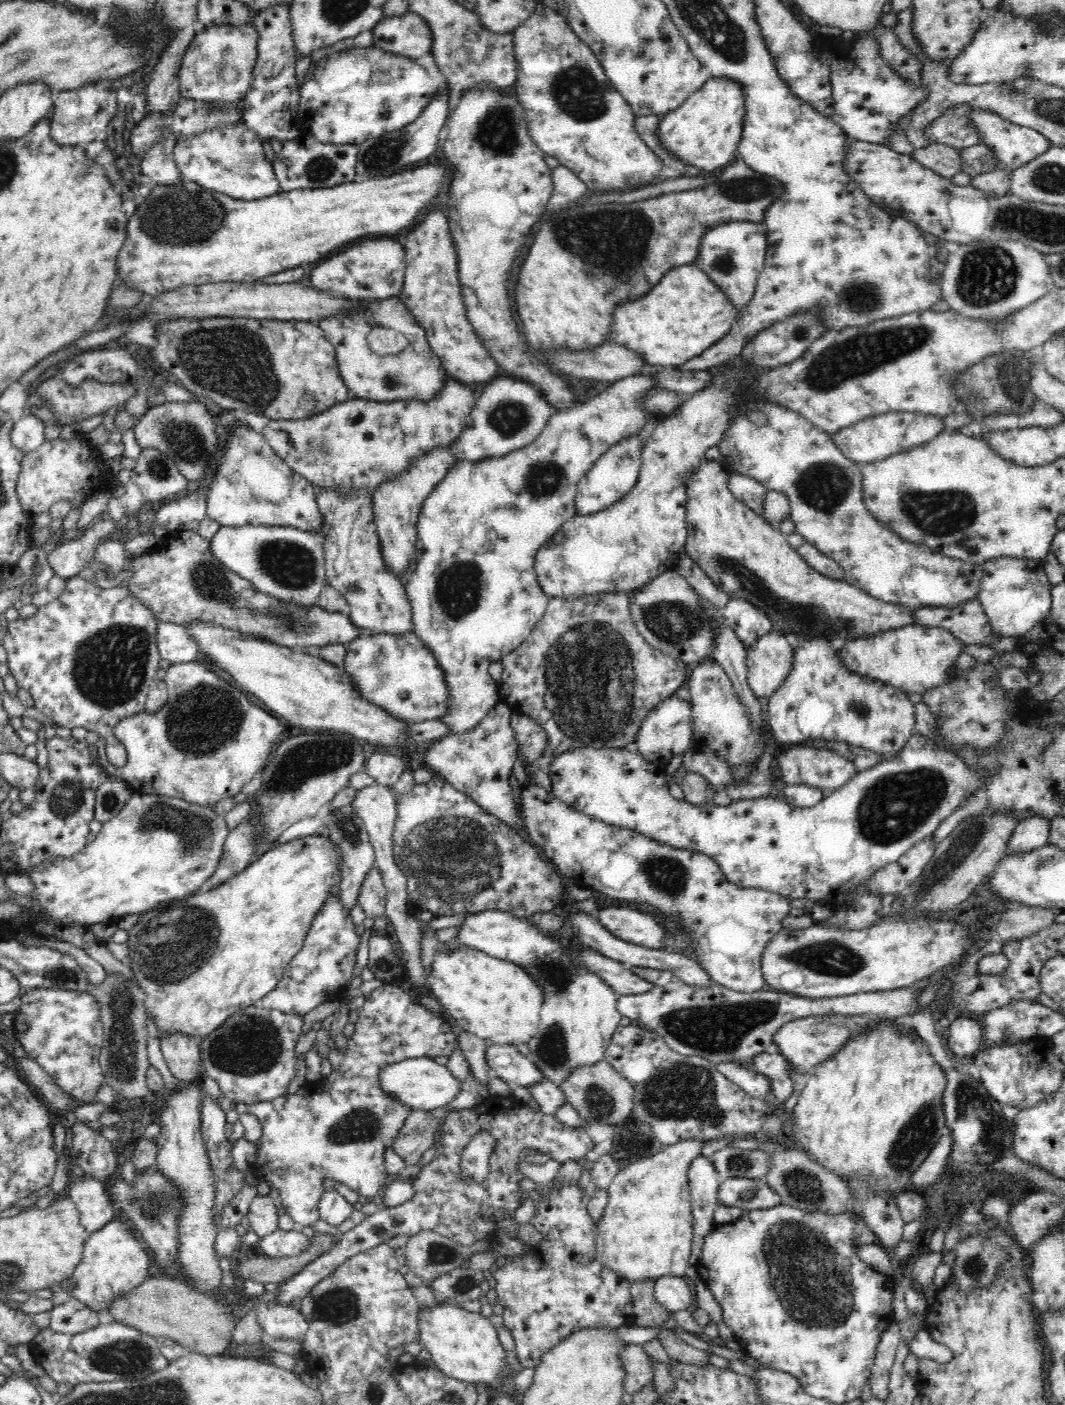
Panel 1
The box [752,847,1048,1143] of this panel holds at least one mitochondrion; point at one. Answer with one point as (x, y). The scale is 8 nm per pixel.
(837, 960)

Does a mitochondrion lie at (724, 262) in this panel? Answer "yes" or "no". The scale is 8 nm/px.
yes

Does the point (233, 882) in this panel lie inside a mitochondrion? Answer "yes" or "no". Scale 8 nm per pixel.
no

